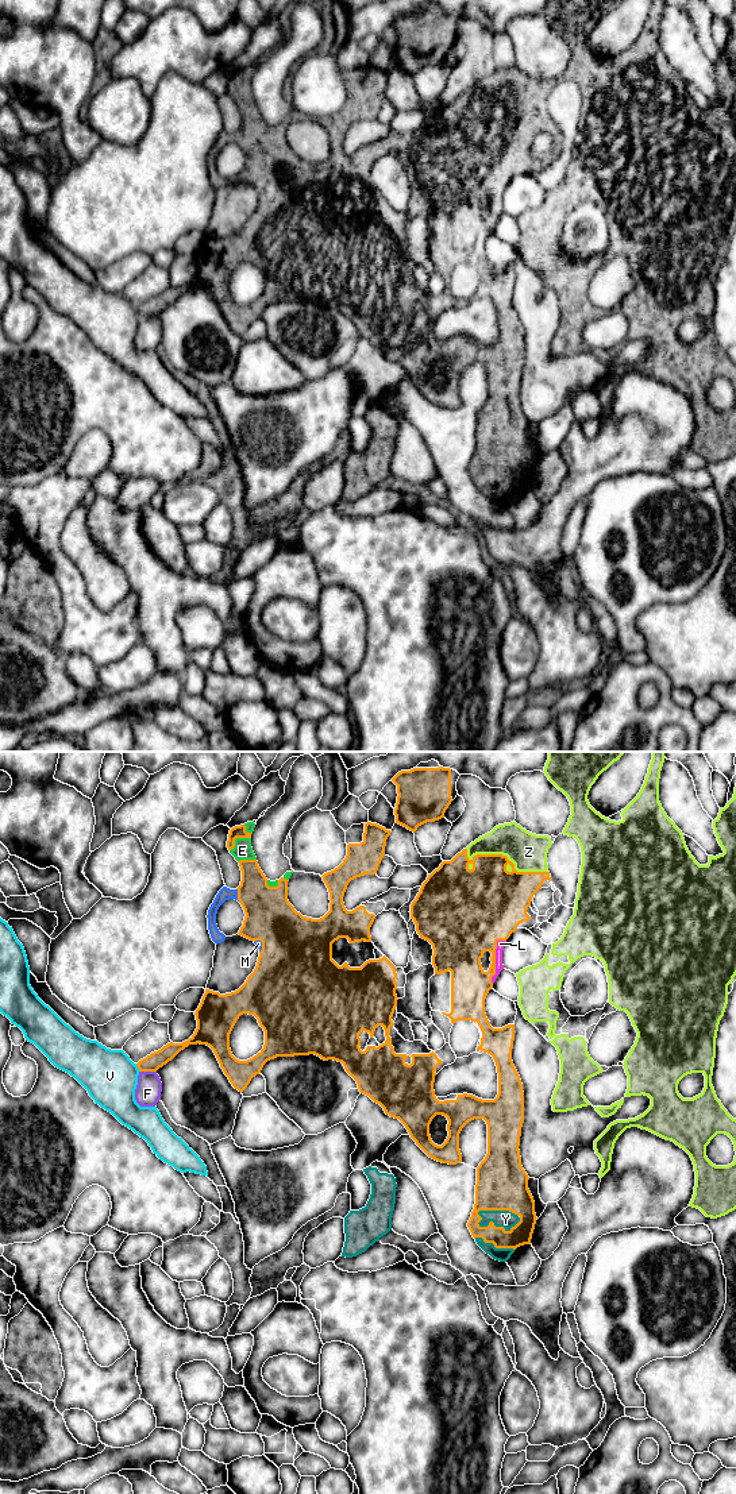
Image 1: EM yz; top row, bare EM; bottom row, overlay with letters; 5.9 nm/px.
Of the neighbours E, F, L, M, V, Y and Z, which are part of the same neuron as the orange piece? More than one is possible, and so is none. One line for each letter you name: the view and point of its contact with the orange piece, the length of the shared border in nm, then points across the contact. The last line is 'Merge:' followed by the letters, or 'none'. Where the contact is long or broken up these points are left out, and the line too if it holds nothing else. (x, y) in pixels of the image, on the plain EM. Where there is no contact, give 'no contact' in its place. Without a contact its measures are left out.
E: contact yz (237, 81); length 150 nm
L: contact yz (494, 203); length 280 nm
M: contact yz (238, 139); length 80 nm
Y: contact yz (500, 454); length 260 nm
Z: contact yz (505, 100); length 500 nm
Merge: E, L, M, Y, Z

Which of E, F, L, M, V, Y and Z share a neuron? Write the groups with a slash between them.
E L M Y Z / F / V

